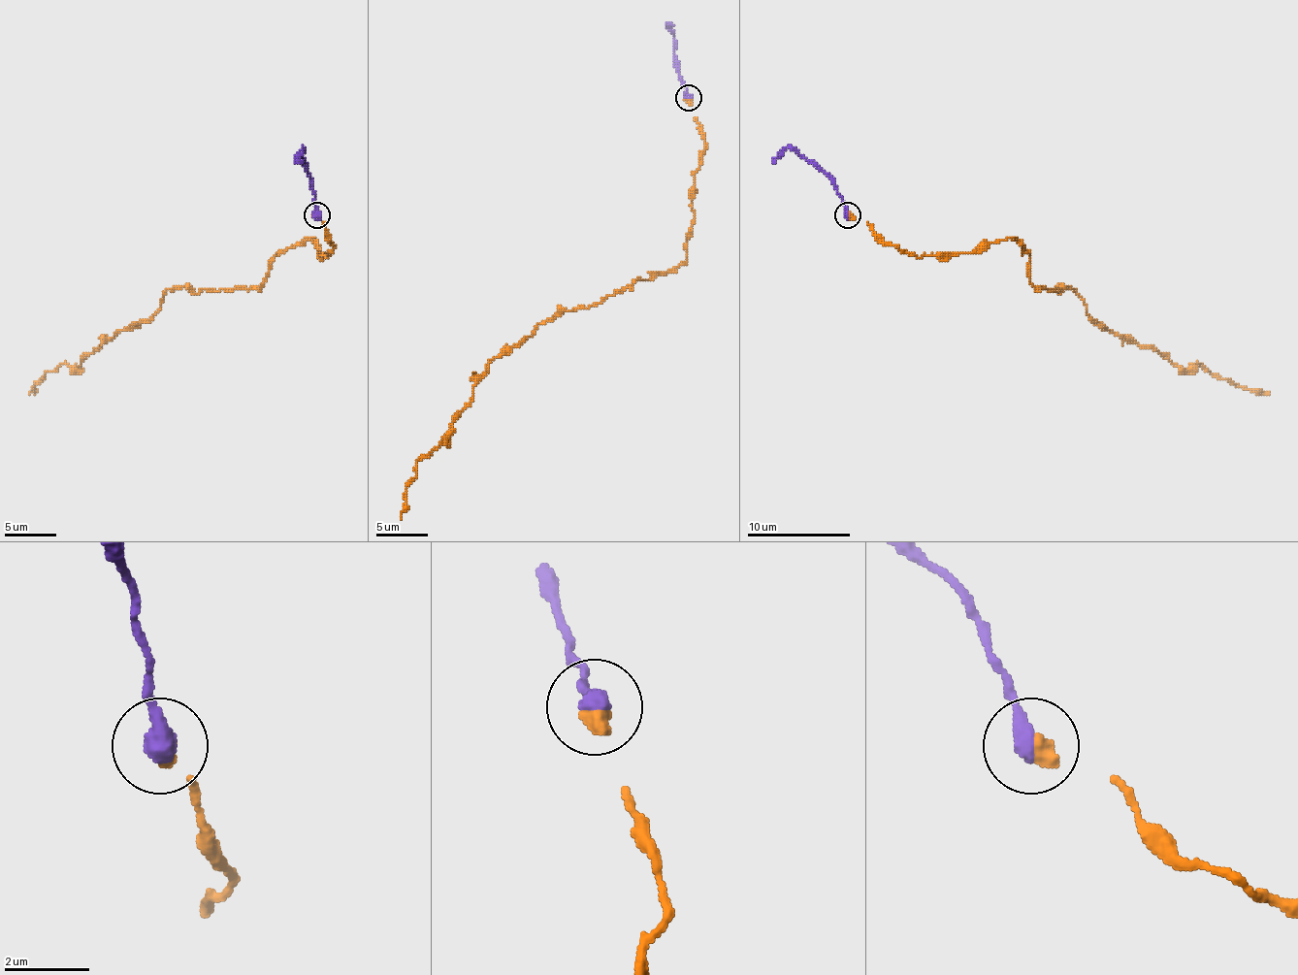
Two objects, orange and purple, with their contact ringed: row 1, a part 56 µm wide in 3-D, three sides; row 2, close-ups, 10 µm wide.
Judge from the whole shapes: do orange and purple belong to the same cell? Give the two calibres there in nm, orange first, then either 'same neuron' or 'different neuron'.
calibres 400 and 500 nm; same neuron

